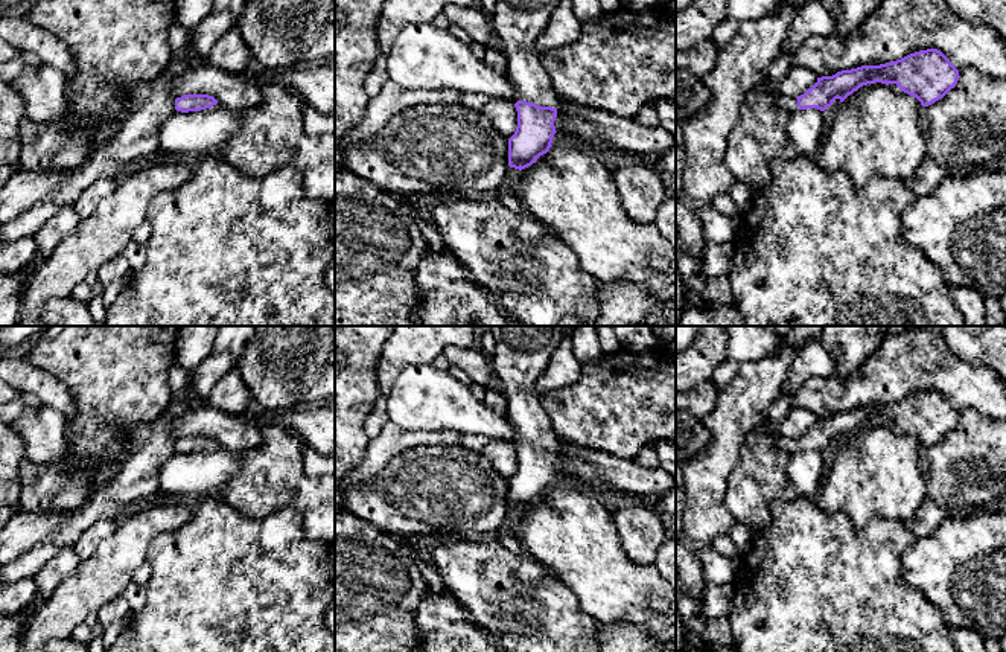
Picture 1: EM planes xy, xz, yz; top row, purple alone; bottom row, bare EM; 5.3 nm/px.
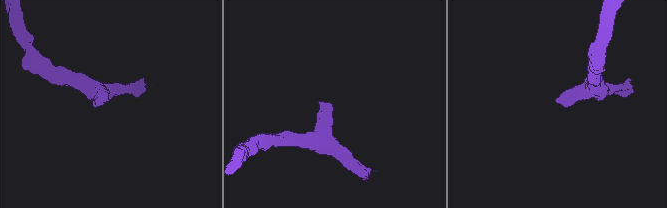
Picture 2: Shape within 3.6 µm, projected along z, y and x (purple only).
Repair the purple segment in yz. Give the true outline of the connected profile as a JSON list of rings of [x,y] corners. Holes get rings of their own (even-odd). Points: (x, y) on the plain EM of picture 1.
[[[927,390],[892,404],[861,407],[817,419],[817,423],[796,440],[775,433],[773,446],[788,457],[807,449],[825,452],[836,440],[843,443],[860,428],[881,423],[896,425],[922,448],[928,448],[954,430],[957,422],[959,411],[950,401],[938,390]]]

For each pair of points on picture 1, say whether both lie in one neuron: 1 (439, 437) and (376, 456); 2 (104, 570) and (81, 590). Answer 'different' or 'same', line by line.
1: same
2: same

